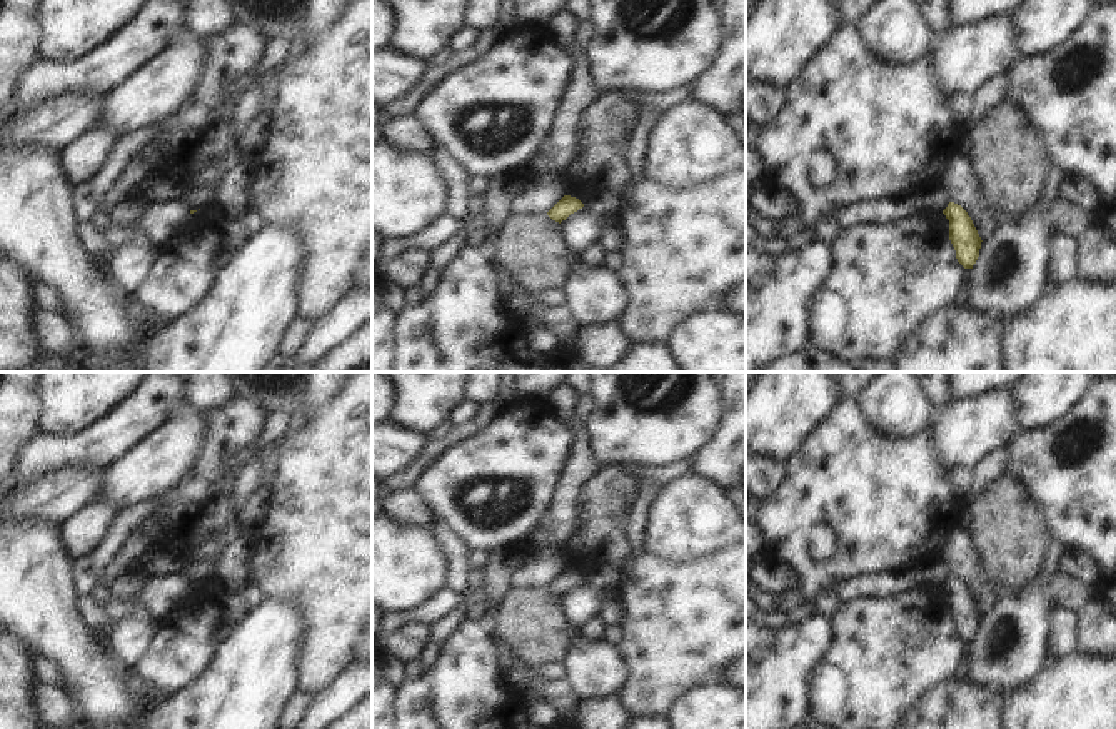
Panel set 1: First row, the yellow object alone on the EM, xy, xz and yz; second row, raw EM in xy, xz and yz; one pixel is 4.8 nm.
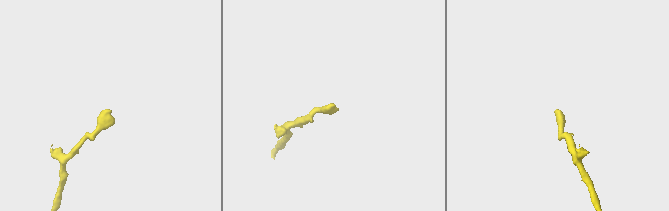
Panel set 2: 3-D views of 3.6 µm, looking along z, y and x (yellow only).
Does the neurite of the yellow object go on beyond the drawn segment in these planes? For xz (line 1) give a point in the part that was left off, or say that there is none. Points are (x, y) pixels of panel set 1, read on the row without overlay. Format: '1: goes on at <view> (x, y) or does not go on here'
1: does not go on here

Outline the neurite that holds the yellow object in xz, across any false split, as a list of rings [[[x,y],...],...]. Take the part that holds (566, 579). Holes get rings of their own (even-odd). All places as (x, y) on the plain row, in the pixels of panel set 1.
[[[564,569],[549,586],[547,589],[555,594],[555,596],[562,596],[566,594],[571,587],[577,586],[579,582],[582,582],[584,577],[571,569]]]

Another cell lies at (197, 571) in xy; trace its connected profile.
[[[202,559],[183,564],[180,571],[190,584],[204,582],[214,577],[215,561]]]

